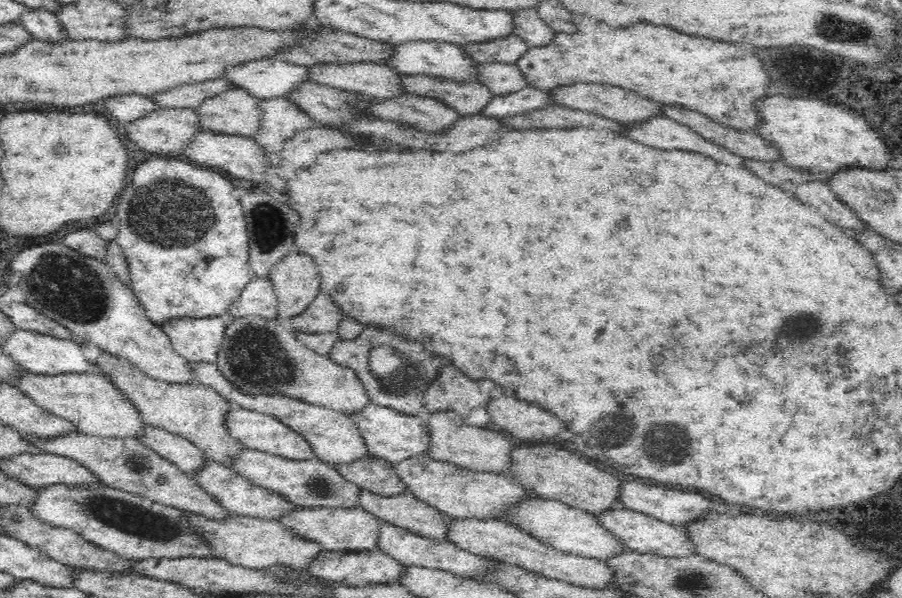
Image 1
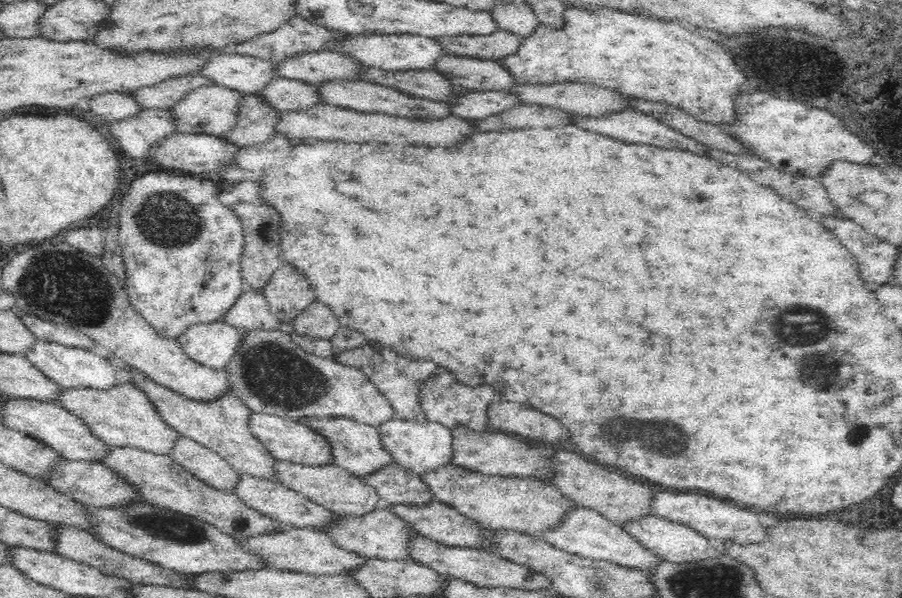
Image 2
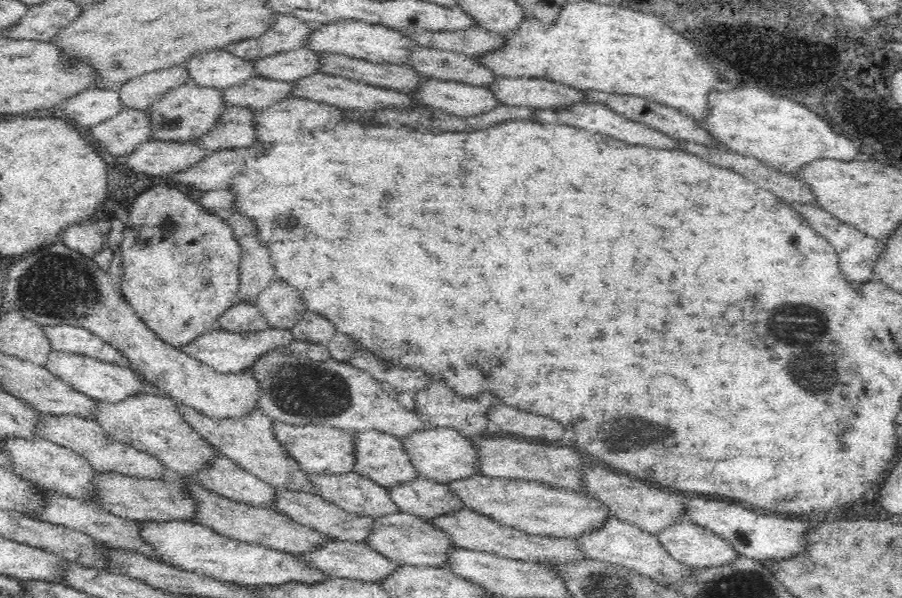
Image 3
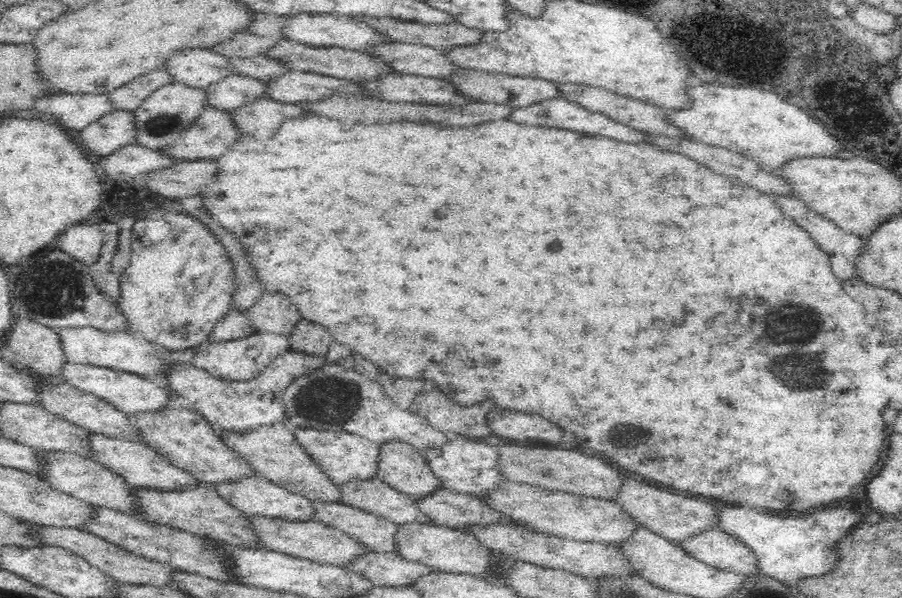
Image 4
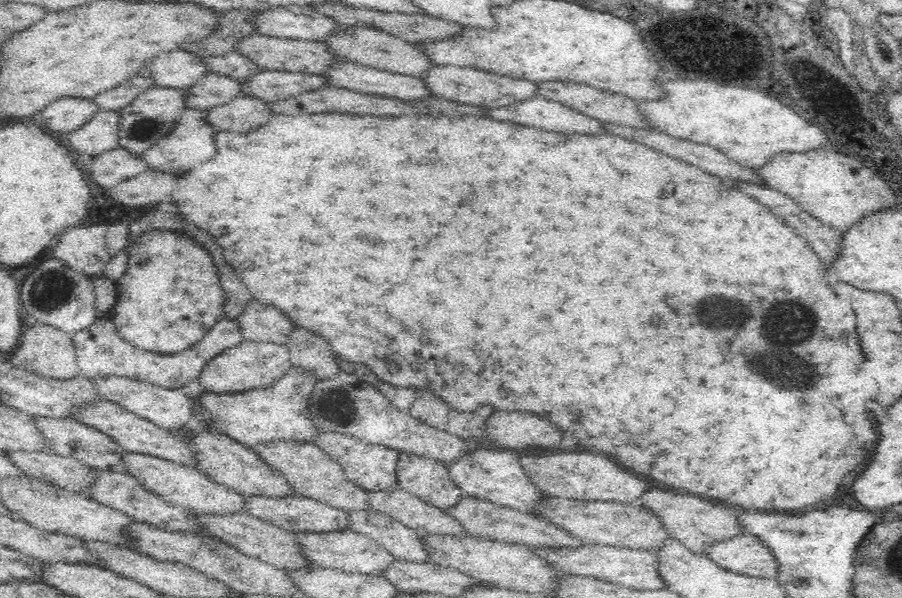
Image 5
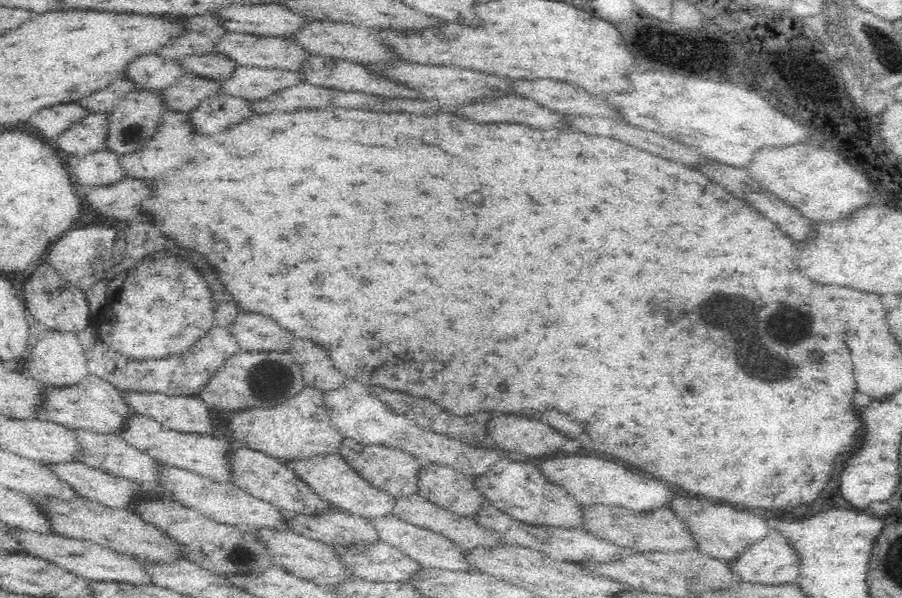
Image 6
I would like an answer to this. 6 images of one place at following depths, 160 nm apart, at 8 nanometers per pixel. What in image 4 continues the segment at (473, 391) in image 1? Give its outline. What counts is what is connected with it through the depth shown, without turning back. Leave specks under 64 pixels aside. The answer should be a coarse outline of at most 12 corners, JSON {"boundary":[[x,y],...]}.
{"boundary":[[434,387],[408,409],[441,432],[491,438],[488,400],[463,407]]}

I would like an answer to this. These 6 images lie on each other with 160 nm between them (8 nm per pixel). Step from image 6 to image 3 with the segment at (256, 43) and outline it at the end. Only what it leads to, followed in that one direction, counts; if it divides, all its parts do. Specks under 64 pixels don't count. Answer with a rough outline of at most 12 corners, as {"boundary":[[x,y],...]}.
{"boundary":[[319,53],[319,70],[412,92],[421,76],[406,64]]}

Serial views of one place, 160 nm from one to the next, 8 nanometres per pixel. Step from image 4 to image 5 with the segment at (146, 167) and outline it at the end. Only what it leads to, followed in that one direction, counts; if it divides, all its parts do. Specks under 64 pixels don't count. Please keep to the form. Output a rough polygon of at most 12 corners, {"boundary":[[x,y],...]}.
{"boundary":[[122,148],[98,154],[88,180],[108,190],[146,166]]}

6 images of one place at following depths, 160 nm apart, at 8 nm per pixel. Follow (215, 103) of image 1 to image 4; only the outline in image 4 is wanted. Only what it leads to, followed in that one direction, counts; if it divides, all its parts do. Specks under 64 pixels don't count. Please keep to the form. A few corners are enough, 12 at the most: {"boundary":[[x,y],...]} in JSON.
{"boundary":[[170,82],[133,113],[134,144],[174,144],[205,89]]}

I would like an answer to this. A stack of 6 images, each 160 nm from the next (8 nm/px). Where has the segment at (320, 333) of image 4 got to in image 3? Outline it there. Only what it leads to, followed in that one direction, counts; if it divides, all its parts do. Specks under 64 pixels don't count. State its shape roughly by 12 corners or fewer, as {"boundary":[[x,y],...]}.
{"boundary":[[303,314],[290,331],[295,340],[327,345],[337,333],[328,320]]}

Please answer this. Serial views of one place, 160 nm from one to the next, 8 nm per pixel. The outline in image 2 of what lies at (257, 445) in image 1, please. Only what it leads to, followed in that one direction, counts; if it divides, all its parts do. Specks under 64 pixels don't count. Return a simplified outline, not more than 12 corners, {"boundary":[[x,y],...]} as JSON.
{"boundary":[[254,413],[252,433],[280,461],[334,465],[310,424]]}

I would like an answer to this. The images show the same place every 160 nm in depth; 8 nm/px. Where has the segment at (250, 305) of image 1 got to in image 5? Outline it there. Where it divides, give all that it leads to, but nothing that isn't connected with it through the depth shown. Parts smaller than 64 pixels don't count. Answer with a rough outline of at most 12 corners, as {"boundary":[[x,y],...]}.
{"boundary":[[98,318],[71,334],[81,374],[181,390],[243,341],[221,318],[174,355],[134,348]]}

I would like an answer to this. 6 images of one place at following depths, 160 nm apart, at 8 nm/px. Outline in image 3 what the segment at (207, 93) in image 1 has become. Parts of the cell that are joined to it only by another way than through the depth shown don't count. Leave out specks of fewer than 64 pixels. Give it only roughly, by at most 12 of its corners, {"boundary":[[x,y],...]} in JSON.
{"boundary":[[182,65],[118,88],[121,108],[146,111],[163,92],[192,80]]}

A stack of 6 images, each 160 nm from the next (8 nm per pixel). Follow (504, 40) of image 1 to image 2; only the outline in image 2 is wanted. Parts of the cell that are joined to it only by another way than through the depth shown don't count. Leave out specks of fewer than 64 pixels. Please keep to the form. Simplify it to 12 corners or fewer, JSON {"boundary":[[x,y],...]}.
{"boundary":[[517,34],[434,39],[444,53],[496,61],[516,52]]}

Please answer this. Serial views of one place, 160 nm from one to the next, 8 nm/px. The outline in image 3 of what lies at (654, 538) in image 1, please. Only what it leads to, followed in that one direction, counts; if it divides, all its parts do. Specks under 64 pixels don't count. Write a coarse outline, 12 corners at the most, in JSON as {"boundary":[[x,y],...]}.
{"boundary":[[692,520],[656,536],[674,559],[726,566],[741,556]]}

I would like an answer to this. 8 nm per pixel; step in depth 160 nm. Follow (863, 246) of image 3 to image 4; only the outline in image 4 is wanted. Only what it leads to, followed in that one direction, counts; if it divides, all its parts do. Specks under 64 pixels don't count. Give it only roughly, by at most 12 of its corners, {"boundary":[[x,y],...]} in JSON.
{"boundary":[[777,195],[776,206],[830,256],[840,278],[854,276],[864,240],[846,234],[801,200]]}

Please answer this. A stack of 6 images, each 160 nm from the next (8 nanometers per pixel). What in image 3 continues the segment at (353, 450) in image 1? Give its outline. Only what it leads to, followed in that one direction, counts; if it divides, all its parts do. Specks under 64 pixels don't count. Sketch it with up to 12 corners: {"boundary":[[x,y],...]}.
{"boundary":[[358,436],[356,473],[386,489],[420,477],[399,438]]}

